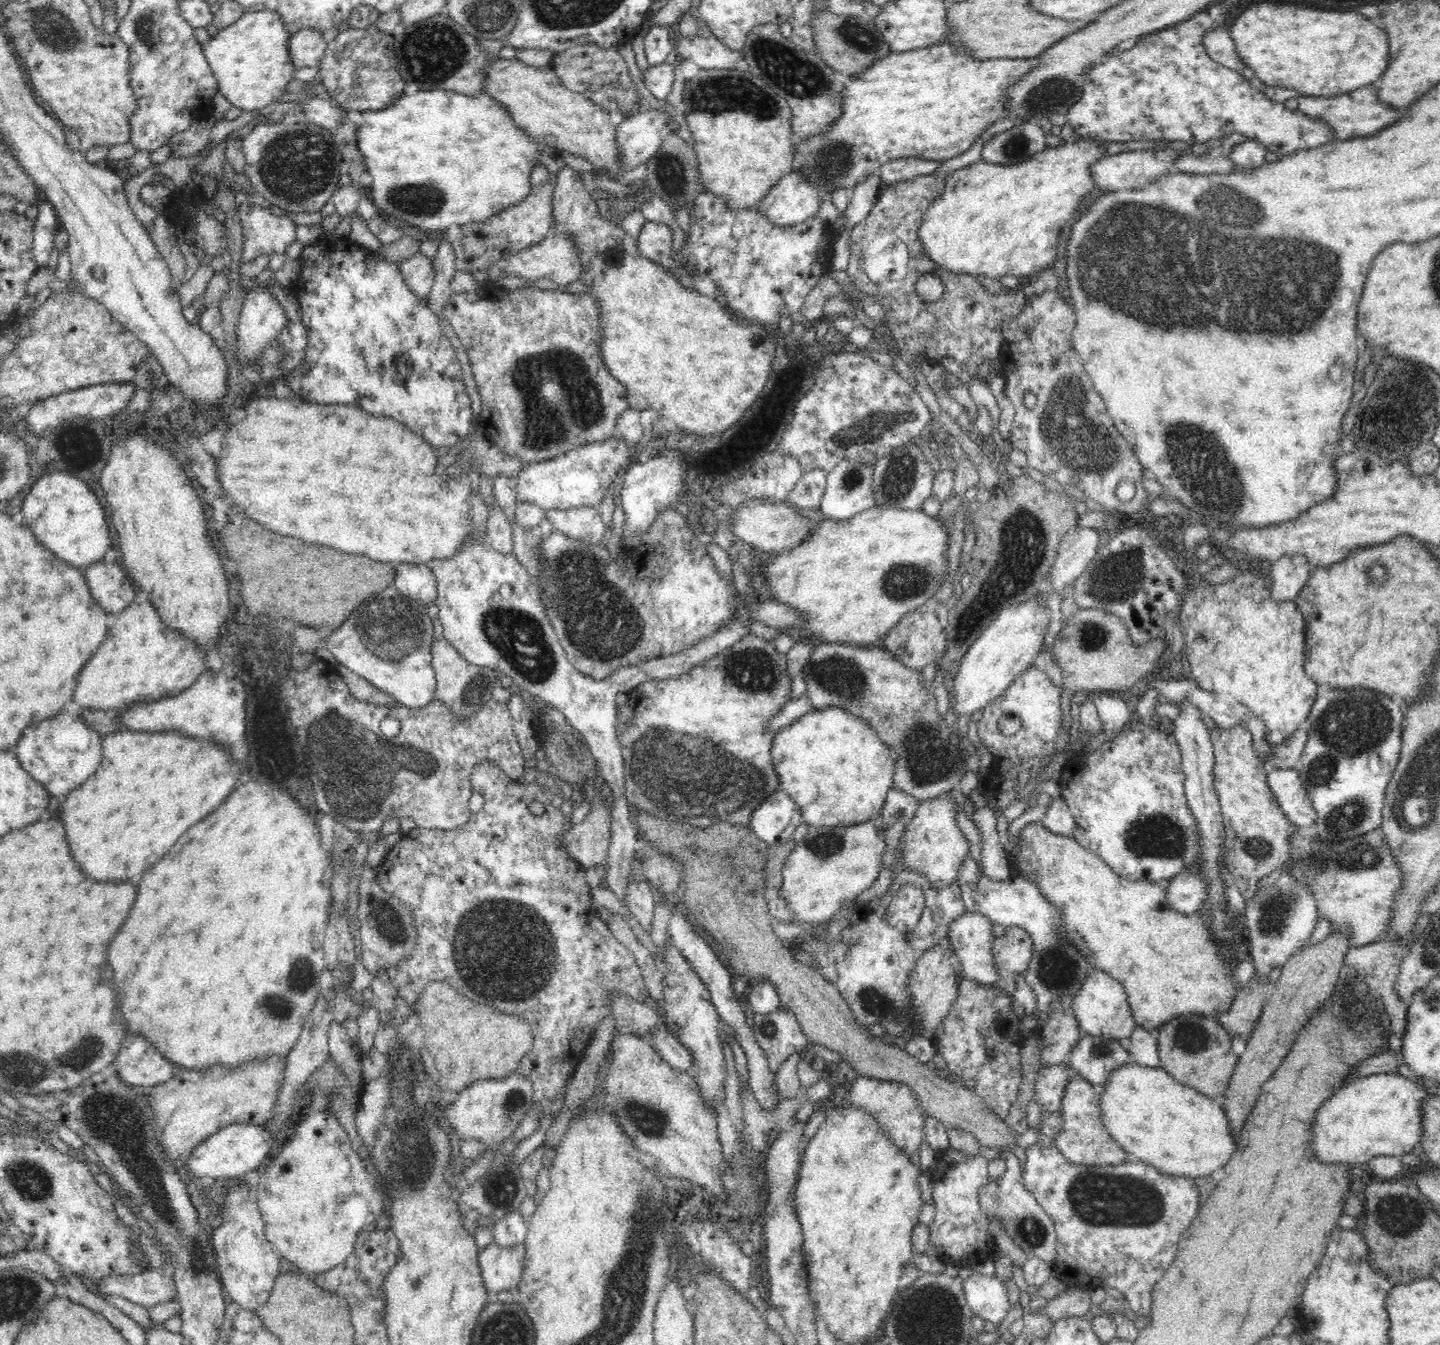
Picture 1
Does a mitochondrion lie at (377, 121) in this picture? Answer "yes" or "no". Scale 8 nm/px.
no

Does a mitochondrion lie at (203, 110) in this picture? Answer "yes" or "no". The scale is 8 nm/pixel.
no

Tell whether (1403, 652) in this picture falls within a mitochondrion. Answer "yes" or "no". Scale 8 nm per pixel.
no

